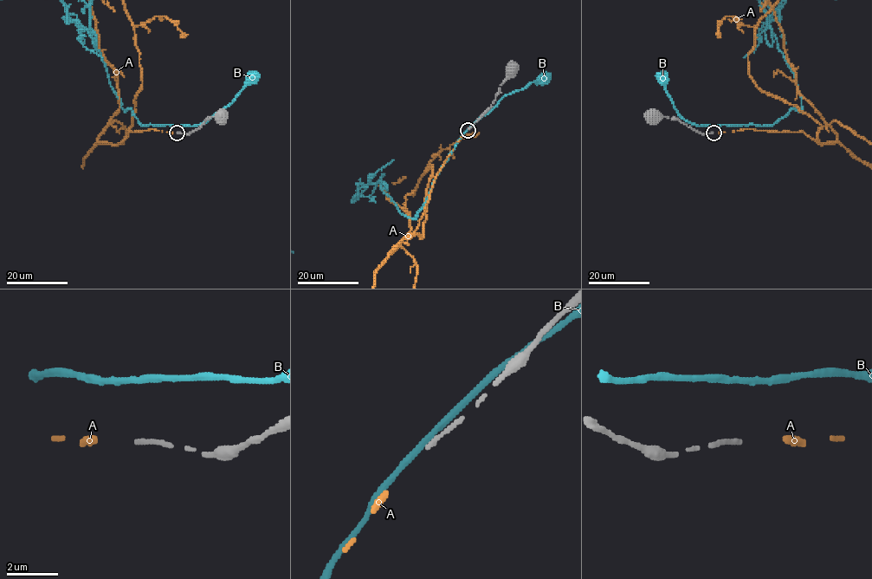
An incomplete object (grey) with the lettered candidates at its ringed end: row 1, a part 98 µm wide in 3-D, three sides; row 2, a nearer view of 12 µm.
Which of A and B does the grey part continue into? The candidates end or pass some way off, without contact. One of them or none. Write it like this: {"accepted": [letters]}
{"accepted": ["A"]}

